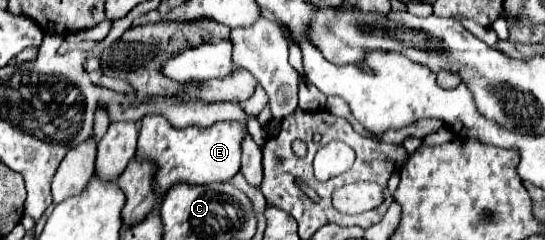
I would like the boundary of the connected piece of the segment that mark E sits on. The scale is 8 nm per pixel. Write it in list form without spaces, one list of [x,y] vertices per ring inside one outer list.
[[[144,116],[138,138],[138,156],[148,158],[158,164],[156,174],[156,192],[160,194],[158,204],[162,202],[164,192],[174,186],[174,182],[190,184],[210,184],[210,182],[228,182],[240,170],[242,140],[246,130],[240,122],[216,122],[208,128],[188,126],[174,128],[164,116]]]

